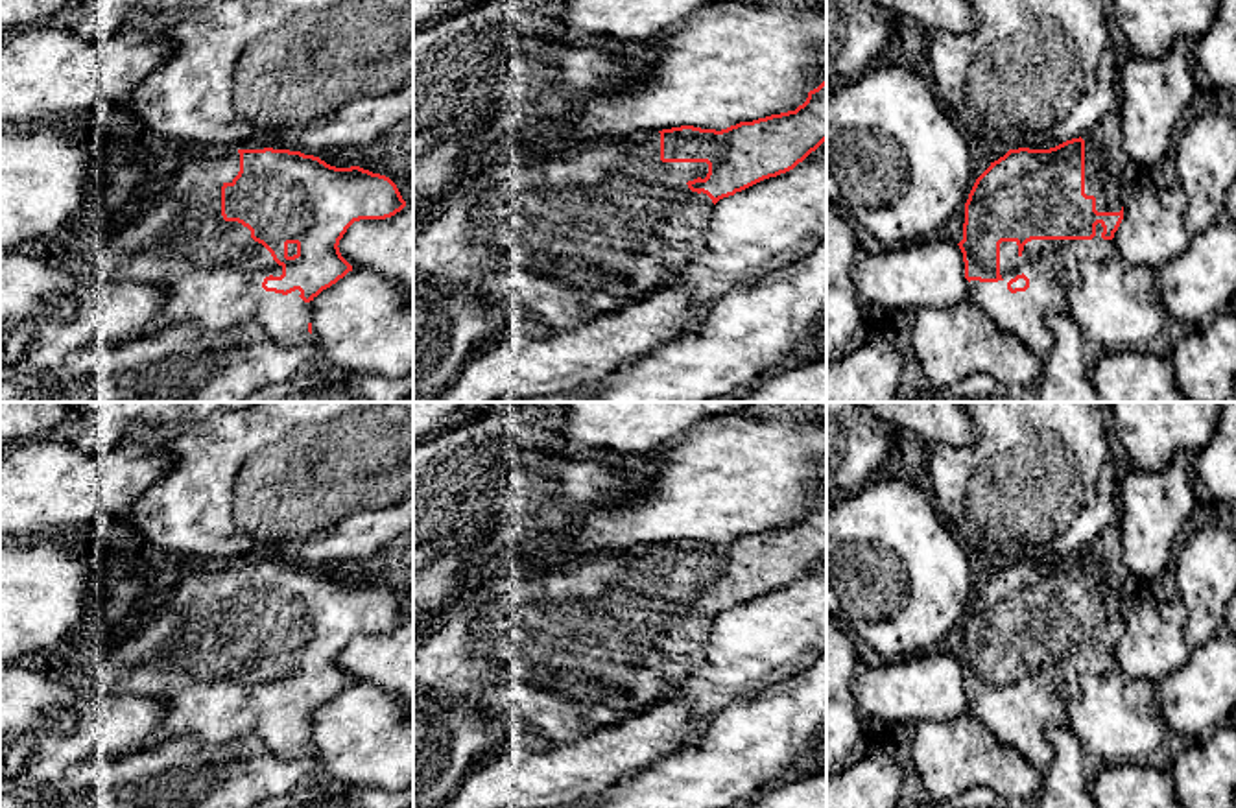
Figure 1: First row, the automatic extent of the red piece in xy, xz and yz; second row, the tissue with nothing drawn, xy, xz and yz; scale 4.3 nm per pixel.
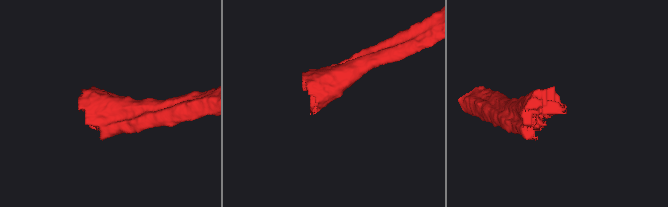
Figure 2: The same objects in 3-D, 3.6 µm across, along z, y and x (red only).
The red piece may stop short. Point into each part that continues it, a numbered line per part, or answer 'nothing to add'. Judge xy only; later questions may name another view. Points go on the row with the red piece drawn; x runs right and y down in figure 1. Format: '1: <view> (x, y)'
1: xy (211, 270)

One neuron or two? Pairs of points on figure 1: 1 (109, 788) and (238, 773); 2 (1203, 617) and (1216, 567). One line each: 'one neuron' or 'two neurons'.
1: one neuron
2: one neuron

